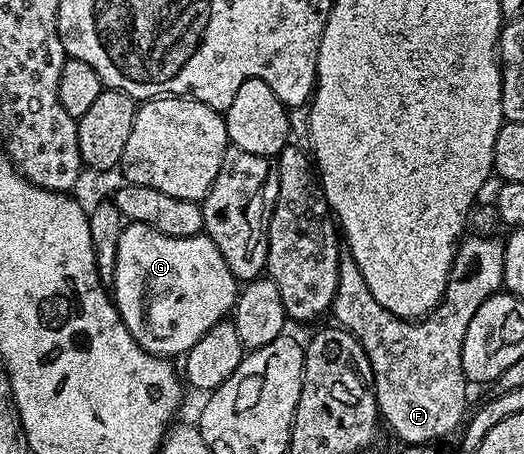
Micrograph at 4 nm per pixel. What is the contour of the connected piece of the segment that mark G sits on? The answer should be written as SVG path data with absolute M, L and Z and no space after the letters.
M133 222L127 223L123 227L120 234L120 246L116 246L116 270L112 281L112 299L114 305L118 307L118 317L124 322L124 326L128 326L132 338L136 338L136 342L145 352L167 358L175 358L174 356L178 355L181 357L189 352L192 346L196 346L196 342L200 342L200 338L204 338L204 334L208 334L208 330L212 330L212 326L216 326L216 322L227 319L233 313L239 291L240 281L232 274L232 270L228 270L228 262L224 262L224 254L220 254L220 250L216 250L216 242L212 242L210 236L199 234L188 238L176 238L147 224L135 224Z

